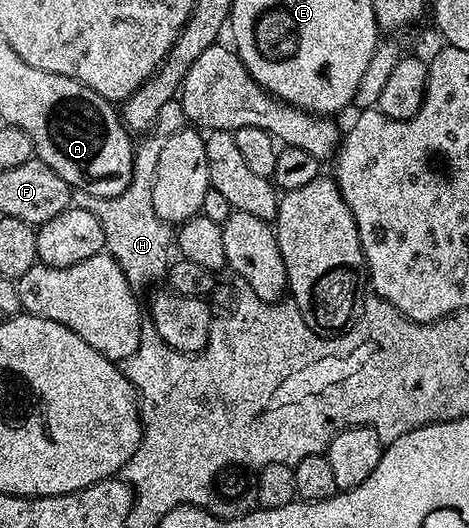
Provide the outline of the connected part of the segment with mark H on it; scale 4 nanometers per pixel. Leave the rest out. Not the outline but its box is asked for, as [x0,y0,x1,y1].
[71,99,187,294]

